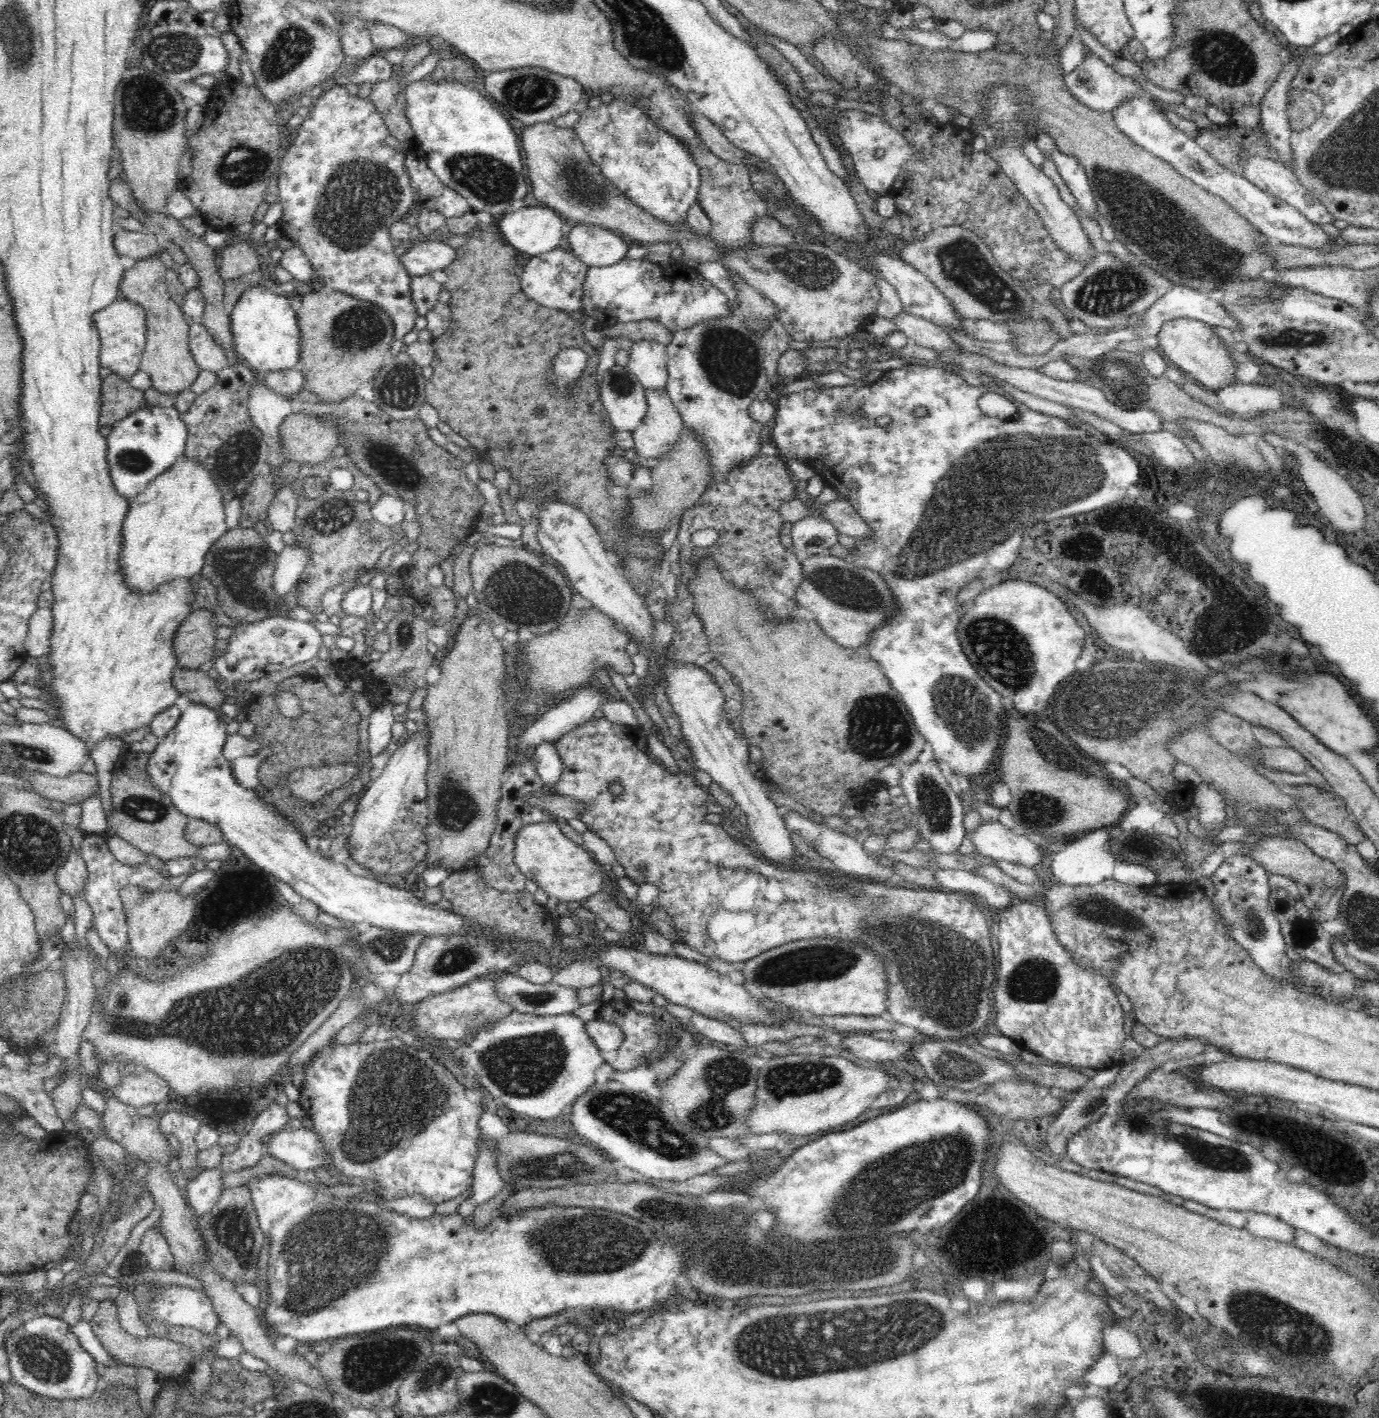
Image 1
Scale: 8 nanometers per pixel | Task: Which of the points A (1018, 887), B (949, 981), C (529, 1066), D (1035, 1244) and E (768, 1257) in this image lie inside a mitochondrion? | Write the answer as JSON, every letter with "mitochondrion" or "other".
{"A":"other","B":"mitochondrion","C":"mitochondrion","D":"other","E":"mitochondrion"}

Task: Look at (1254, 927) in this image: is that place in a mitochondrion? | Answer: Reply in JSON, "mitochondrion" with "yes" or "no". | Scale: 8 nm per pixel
{"mitochondrion":"yes"}

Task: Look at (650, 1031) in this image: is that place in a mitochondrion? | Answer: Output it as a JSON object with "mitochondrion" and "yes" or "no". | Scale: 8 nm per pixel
{"mitochondrion":"no"}

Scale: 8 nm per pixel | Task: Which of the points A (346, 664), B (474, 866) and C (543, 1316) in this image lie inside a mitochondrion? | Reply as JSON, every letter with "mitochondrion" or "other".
{"A":"other","B":"other","C":"other"}

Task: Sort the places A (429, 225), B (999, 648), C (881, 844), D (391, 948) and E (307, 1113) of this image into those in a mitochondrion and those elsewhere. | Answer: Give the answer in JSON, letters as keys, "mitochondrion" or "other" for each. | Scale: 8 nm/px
{"A":"other","B":"mitochondrion","C":"other","D":"mitochondrion","E":"other"}

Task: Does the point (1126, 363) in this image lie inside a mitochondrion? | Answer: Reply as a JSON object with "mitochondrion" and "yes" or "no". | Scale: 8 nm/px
{"mitochondrion":"no"}

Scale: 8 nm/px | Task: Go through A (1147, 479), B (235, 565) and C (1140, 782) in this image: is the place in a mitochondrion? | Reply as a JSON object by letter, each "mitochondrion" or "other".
{"A":"other","B":"mitochondrion","C":"other"}

